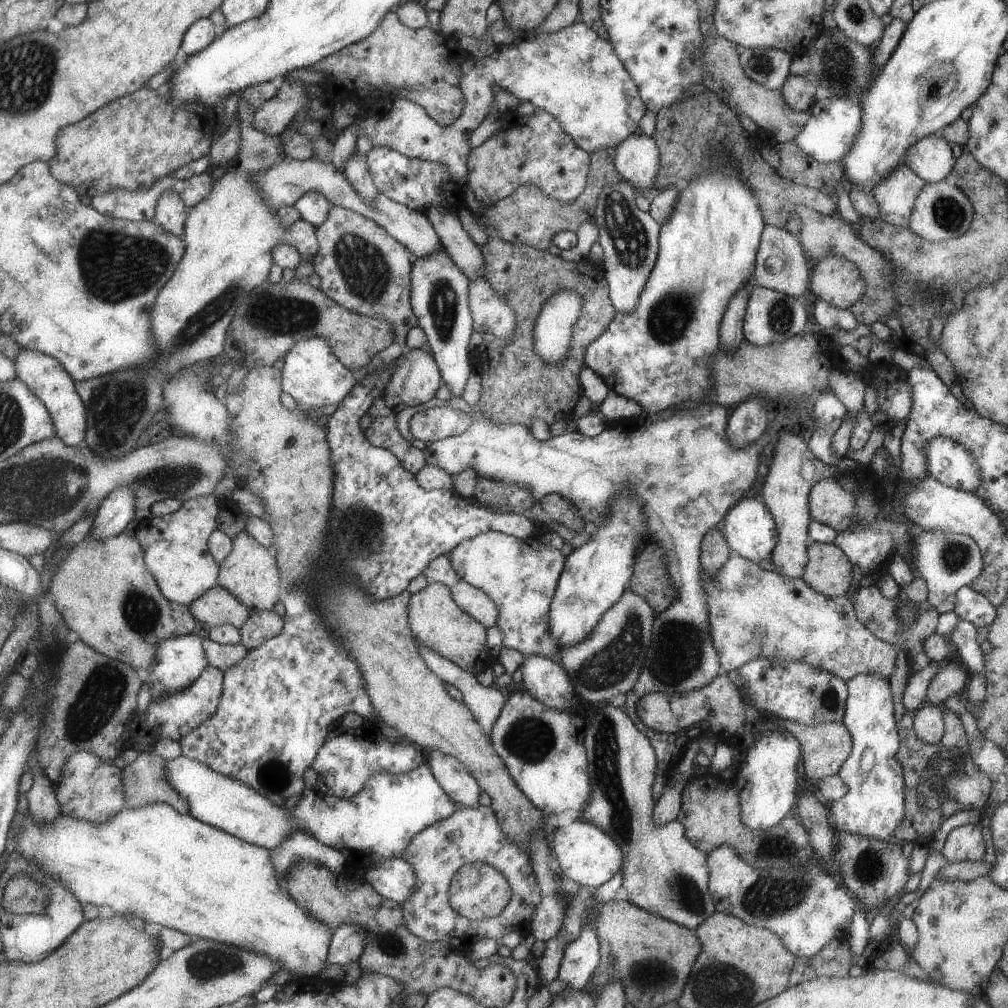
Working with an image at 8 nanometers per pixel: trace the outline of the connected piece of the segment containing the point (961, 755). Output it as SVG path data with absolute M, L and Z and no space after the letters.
M943 709L944 733L935 744L927 744L914 733L913 728L898 727L899 751L897 758L902 765L905 781L905 806L902 821L894 830L897 842L912 841L913 845L927 846L932 834L946 818L957 811L981 809L991 790L987 775L969 760L967 738L963 734L961 720L950 709Z

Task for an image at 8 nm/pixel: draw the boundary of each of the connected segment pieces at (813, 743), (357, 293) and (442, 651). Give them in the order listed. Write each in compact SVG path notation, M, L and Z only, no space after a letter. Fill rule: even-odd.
M775 716L769 720L778 728L787 730L798 738L802 746L800 773L803 779L809 778L809 780L819 783L826 777L837 775L853 748L853 738L850 736L849 729L842 722L804 725L775 718Z
M330 205L326 219L316 226L315 239L317 253L310 262L313 272L319 277L319 290L331 300L342 305L343 309L366 317L387 321L394 333L394 342L377 355L358 374L358 379L375 369L384 367L396 360L407 349L405 334L418 319L410 305L410 268L408 250L394 237L359 213Z
M427 583L427 585L410 596L409 626L418 644L435 651L459 668L477 676L493 661L487 657L485 646L485 627L455 602L447 585Z

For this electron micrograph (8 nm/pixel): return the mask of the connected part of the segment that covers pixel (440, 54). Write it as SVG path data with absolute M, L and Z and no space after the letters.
M390 12L365 39L318 60L311 68L324 73L321 85L336 107L346 103L357 88L391 86L397 91L392 95L401 95L418 104L437 124L449 127L460 118L465 100L460 87L461 60L455 62L455 58L451 58L457 43L453 37L444 37L430 26L407 28L394 12Z

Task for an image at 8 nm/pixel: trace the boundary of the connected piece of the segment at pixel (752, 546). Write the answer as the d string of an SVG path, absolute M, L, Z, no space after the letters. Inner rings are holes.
M753 498L738 499L738 502L726 512L719 528L723 538L727 541L731 554L739 555L754 563L769 558L778 540L778 531L770 509Z

